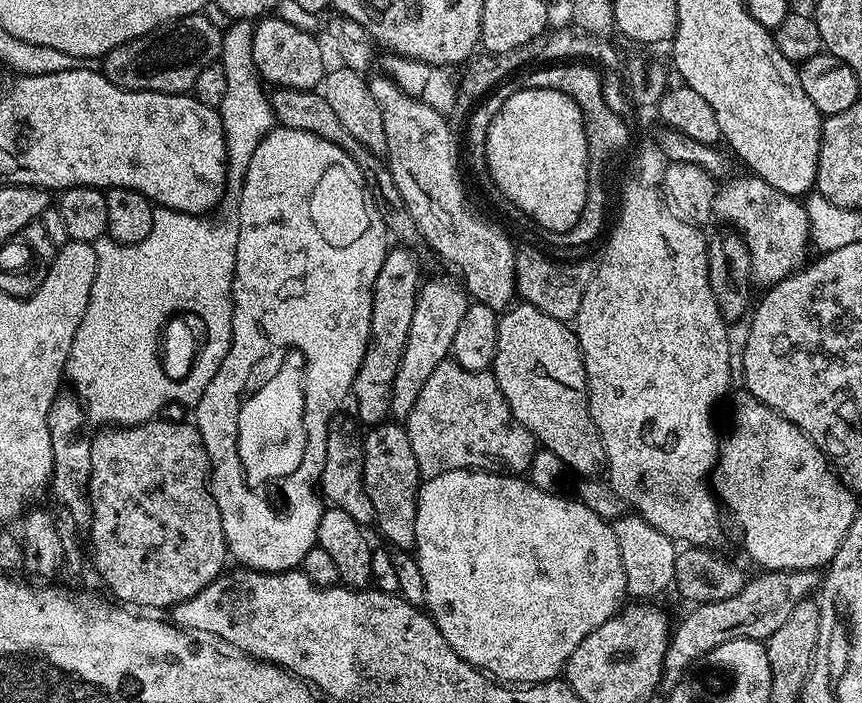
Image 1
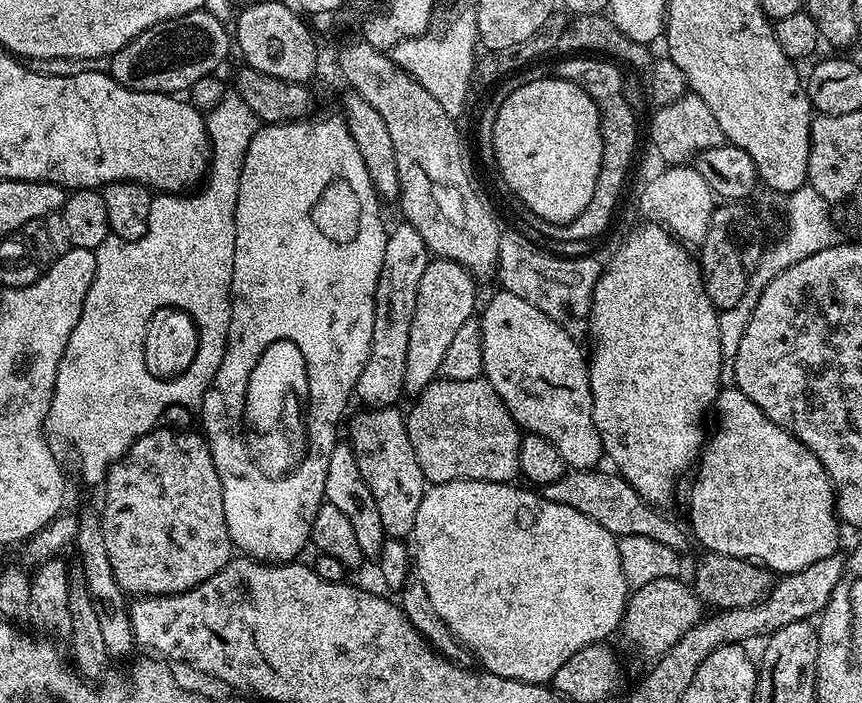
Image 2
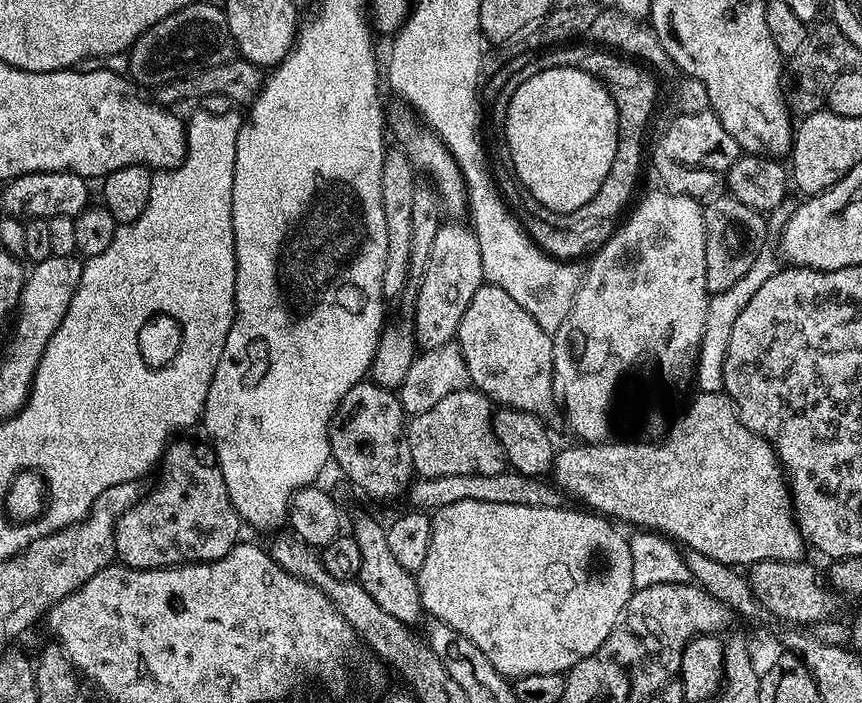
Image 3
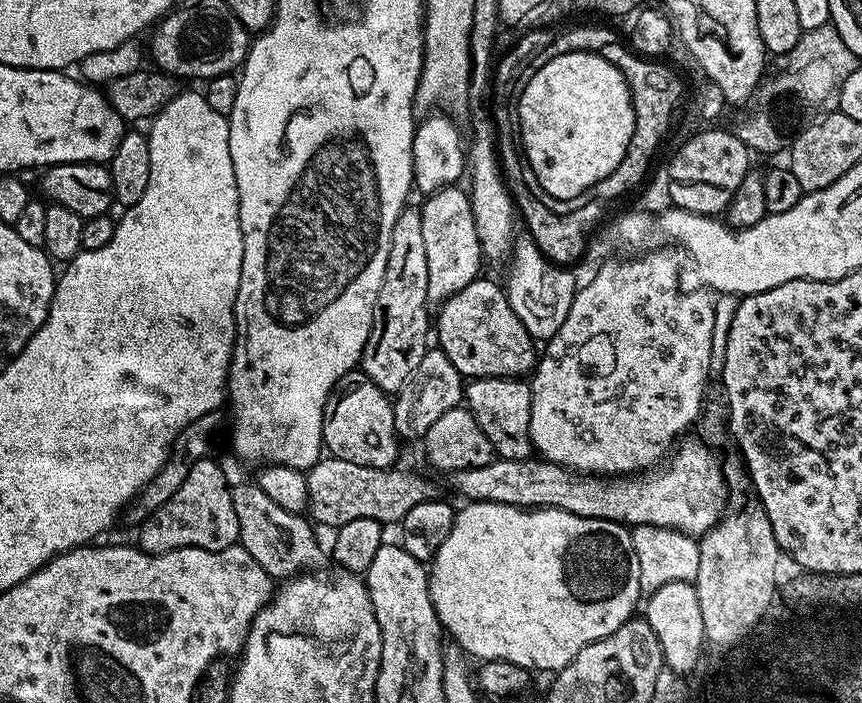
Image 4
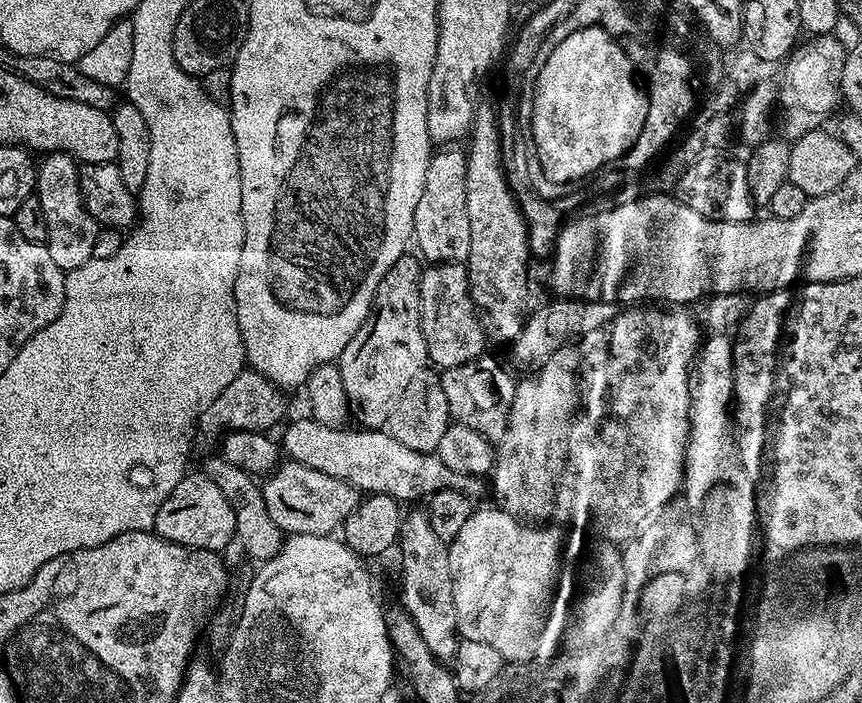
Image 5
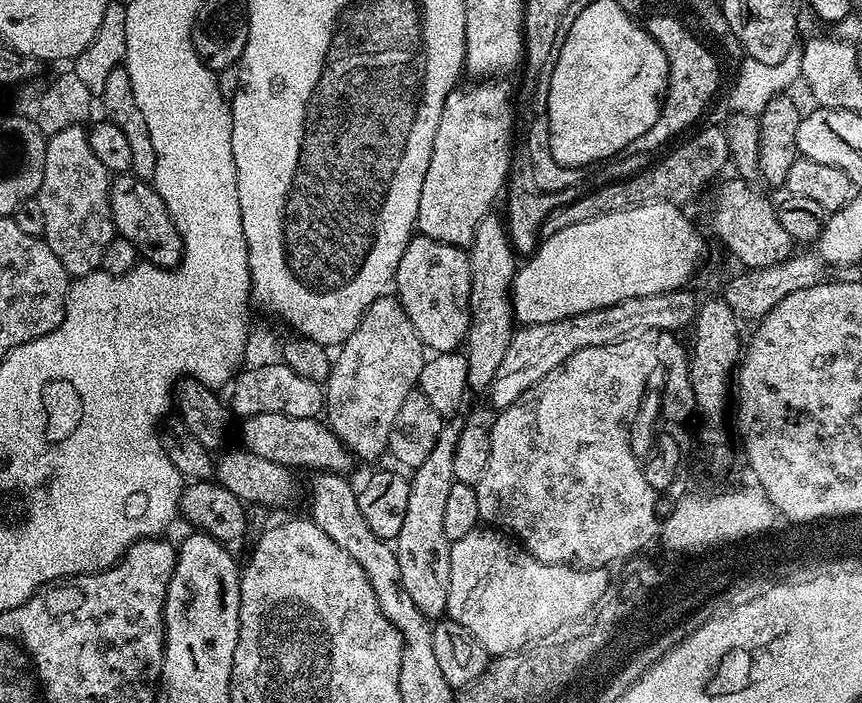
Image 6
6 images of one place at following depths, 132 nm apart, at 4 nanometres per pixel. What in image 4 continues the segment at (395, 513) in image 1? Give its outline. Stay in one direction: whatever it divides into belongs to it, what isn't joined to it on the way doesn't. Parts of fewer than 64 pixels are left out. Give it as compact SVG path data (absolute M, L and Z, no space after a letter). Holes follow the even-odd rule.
M363 371L347 372L324 414L322 444L333 457L342 462L358 462L358 466L392 468L402 447L394 426L393 401Z

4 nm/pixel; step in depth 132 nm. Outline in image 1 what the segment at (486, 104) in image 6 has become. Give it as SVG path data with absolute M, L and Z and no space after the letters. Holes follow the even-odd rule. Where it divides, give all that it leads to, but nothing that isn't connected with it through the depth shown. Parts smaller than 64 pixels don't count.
M425 279L418 289L414 318L410 318L410 334L406 338L406 350L402 350L402 362L398 362L398 374L394 374L390 413L393 421L407 421L410 410L414 410L414 402L418 402L418 394L422 394L422 386L426 386L430 374L434 374L434 370L438 370L438 366L449 359L454 334L470 303L468 293L456 280L455 282Z

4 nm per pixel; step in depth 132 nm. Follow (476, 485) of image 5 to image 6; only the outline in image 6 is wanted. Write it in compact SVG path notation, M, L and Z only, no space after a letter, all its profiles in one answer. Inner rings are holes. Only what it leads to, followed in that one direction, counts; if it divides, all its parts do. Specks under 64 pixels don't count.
M254 414L243 417L240 440L243 451L278 462L289 470L312 468L317 472L351 473L354 457L320 418L290 418L286 414Z

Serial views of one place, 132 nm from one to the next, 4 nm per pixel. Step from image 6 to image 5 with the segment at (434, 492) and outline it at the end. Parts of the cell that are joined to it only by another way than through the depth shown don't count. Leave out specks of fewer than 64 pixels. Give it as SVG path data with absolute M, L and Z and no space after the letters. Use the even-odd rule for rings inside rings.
M427 511L412 512L400 522L400 600L403 611L418 626L418 634L434 658L450 662L458 643L458 610L454 610L454 582L450 574L448 544L430 526Z

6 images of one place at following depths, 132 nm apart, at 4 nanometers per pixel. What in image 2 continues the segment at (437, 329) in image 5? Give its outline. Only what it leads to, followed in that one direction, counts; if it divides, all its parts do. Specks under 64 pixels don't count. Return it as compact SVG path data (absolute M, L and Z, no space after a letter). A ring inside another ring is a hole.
M496 290L482 312L483 308L478 316L483 379L494 386L521 429L546 438L569 469L595 469L604 456L604 447L592 417L588 364L565 325L542 314L538 306L530 306L526 298L503 290Z

